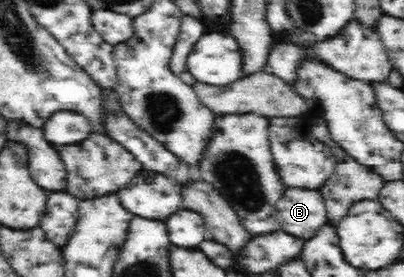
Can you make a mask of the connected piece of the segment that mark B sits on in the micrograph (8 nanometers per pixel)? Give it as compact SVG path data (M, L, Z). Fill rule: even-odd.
M286 188L286 192L282 194L282 198L276 201L275 218L280 228L284 228L288 234L300 238L312 238L316 236L318 228L322 228L326 224L326 206L324 206L324 198L318 190L310 190L310 188Z

